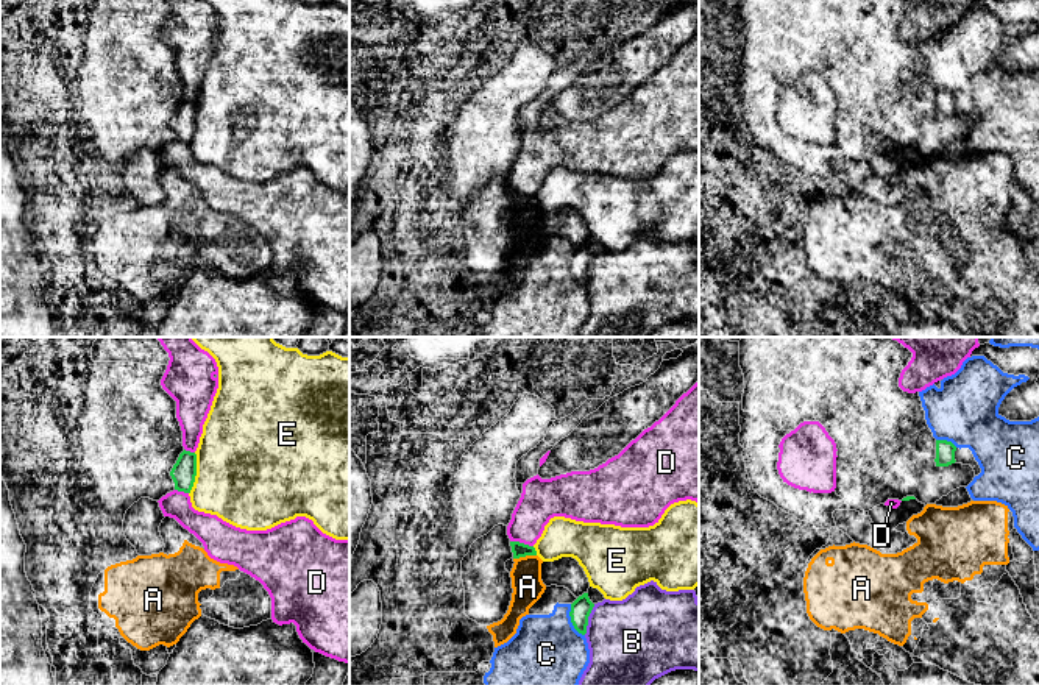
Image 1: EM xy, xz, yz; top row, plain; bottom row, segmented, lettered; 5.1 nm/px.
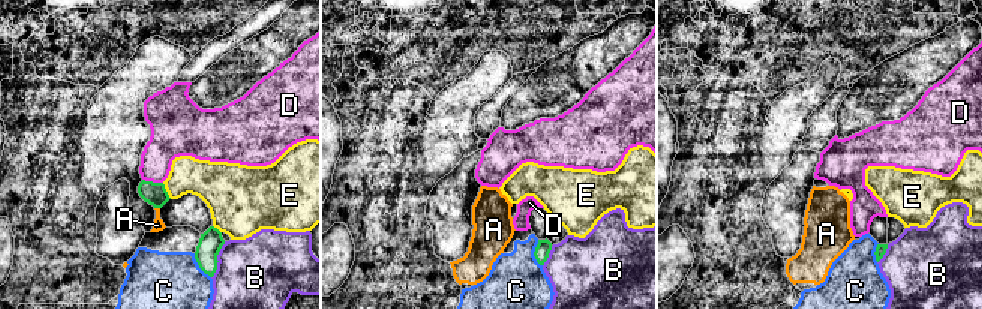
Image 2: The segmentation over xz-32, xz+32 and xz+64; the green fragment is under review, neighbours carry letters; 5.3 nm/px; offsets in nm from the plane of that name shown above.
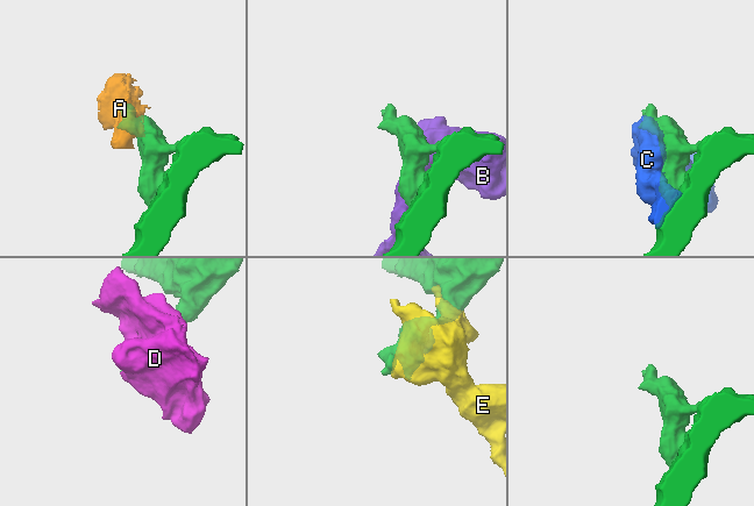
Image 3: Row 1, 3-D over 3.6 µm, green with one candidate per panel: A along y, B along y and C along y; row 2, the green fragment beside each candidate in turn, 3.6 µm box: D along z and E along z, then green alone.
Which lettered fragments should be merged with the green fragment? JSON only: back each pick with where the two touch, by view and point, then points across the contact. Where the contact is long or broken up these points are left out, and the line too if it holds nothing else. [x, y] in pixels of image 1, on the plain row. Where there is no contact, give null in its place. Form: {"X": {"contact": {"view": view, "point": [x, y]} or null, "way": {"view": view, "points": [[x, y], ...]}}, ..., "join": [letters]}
{"join": []}

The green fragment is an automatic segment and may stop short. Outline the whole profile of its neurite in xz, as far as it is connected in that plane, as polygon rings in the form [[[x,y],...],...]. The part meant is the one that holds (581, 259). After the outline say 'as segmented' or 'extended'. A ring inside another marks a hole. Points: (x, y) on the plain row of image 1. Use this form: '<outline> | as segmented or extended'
[[[583,243],[571,254],[571,262],[569,262],[571,273],[574,279],[582,286],[587,284],[588,267],[593,257],[594,254],[590,251],[588,243]]] | as segmented

